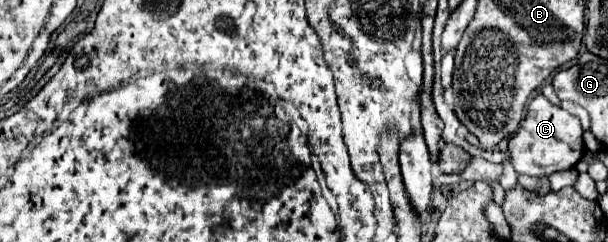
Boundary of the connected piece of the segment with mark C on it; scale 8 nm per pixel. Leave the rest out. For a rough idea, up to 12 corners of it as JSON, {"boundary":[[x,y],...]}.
{"boundary":[[537,95],[509,139],[525,175],[575,167],[583,155],[577,117]]}

